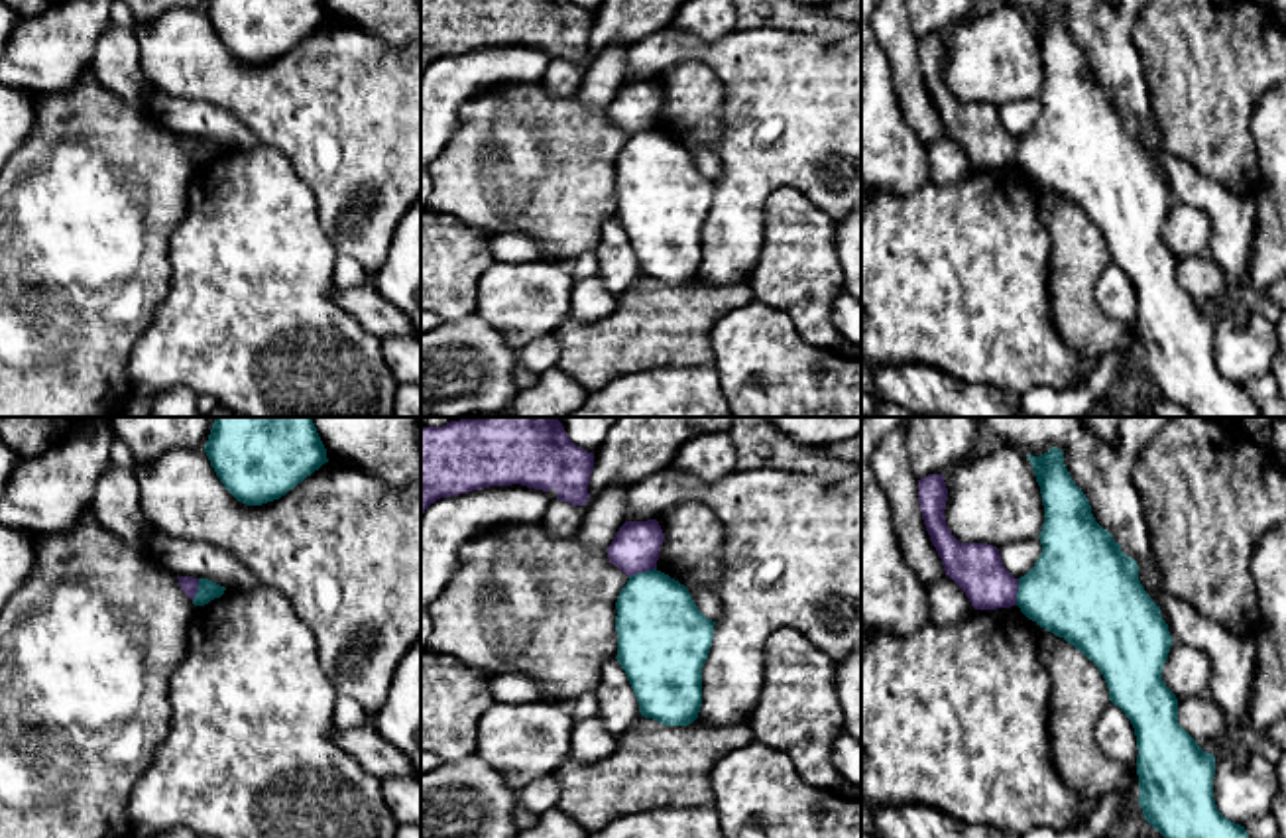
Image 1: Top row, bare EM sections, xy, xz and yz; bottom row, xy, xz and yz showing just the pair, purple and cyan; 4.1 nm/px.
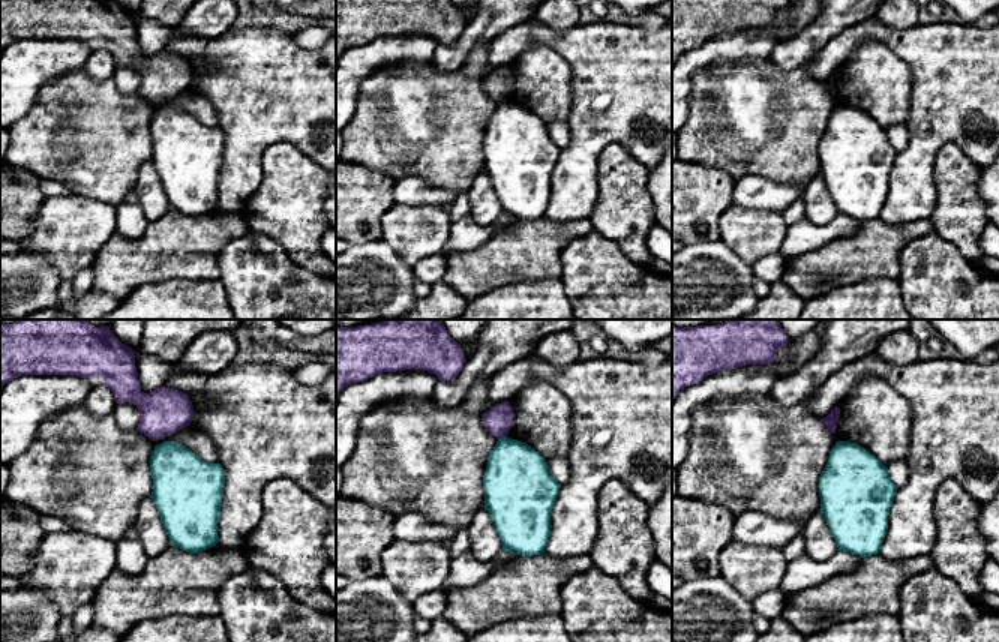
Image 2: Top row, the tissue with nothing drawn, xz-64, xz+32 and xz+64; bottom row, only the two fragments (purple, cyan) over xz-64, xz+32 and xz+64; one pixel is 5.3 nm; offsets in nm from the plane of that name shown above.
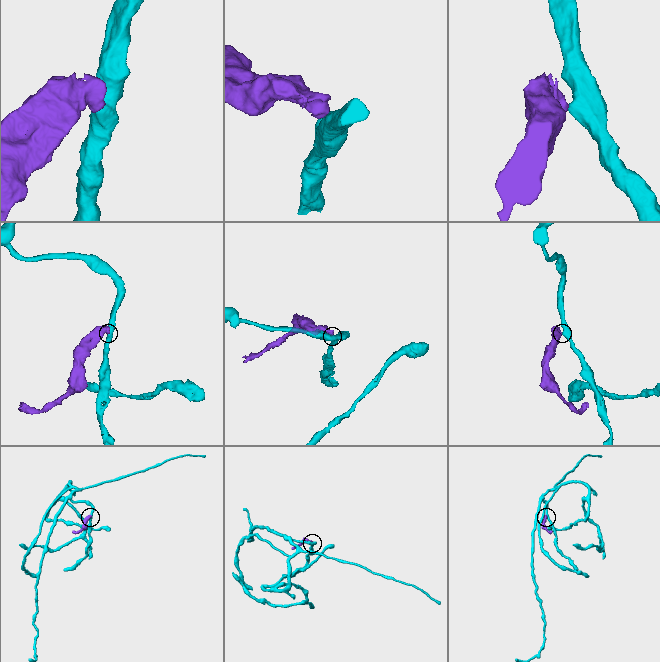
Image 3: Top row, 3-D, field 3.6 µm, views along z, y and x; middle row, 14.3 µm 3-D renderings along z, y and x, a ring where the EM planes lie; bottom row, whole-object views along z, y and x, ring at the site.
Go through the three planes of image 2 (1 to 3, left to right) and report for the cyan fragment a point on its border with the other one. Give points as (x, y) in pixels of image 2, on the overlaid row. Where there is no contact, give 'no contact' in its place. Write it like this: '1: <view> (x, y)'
1: no contact
2: xz+32 (501, 437)
3: no contact

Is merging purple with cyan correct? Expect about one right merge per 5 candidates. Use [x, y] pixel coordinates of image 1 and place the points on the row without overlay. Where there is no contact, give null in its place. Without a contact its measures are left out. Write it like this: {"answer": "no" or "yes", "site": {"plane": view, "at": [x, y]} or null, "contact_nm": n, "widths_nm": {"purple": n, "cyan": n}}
{"answer": "no", "site": {"plane": "xz", "at": [642, 130]}, "contact_nm": 120, "widths_nm": {"purple": 190, "cyan": 360}}

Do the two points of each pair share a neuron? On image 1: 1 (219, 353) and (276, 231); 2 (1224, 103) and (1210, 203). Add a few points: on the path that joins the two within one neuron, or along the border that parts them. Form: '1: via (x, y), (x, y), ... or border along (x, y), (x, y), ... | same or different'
1: via (248, 323), (250, 260) | same
2: border along (1172, 160), (1184, 160), (1233, 193), (1251, 199) | different

